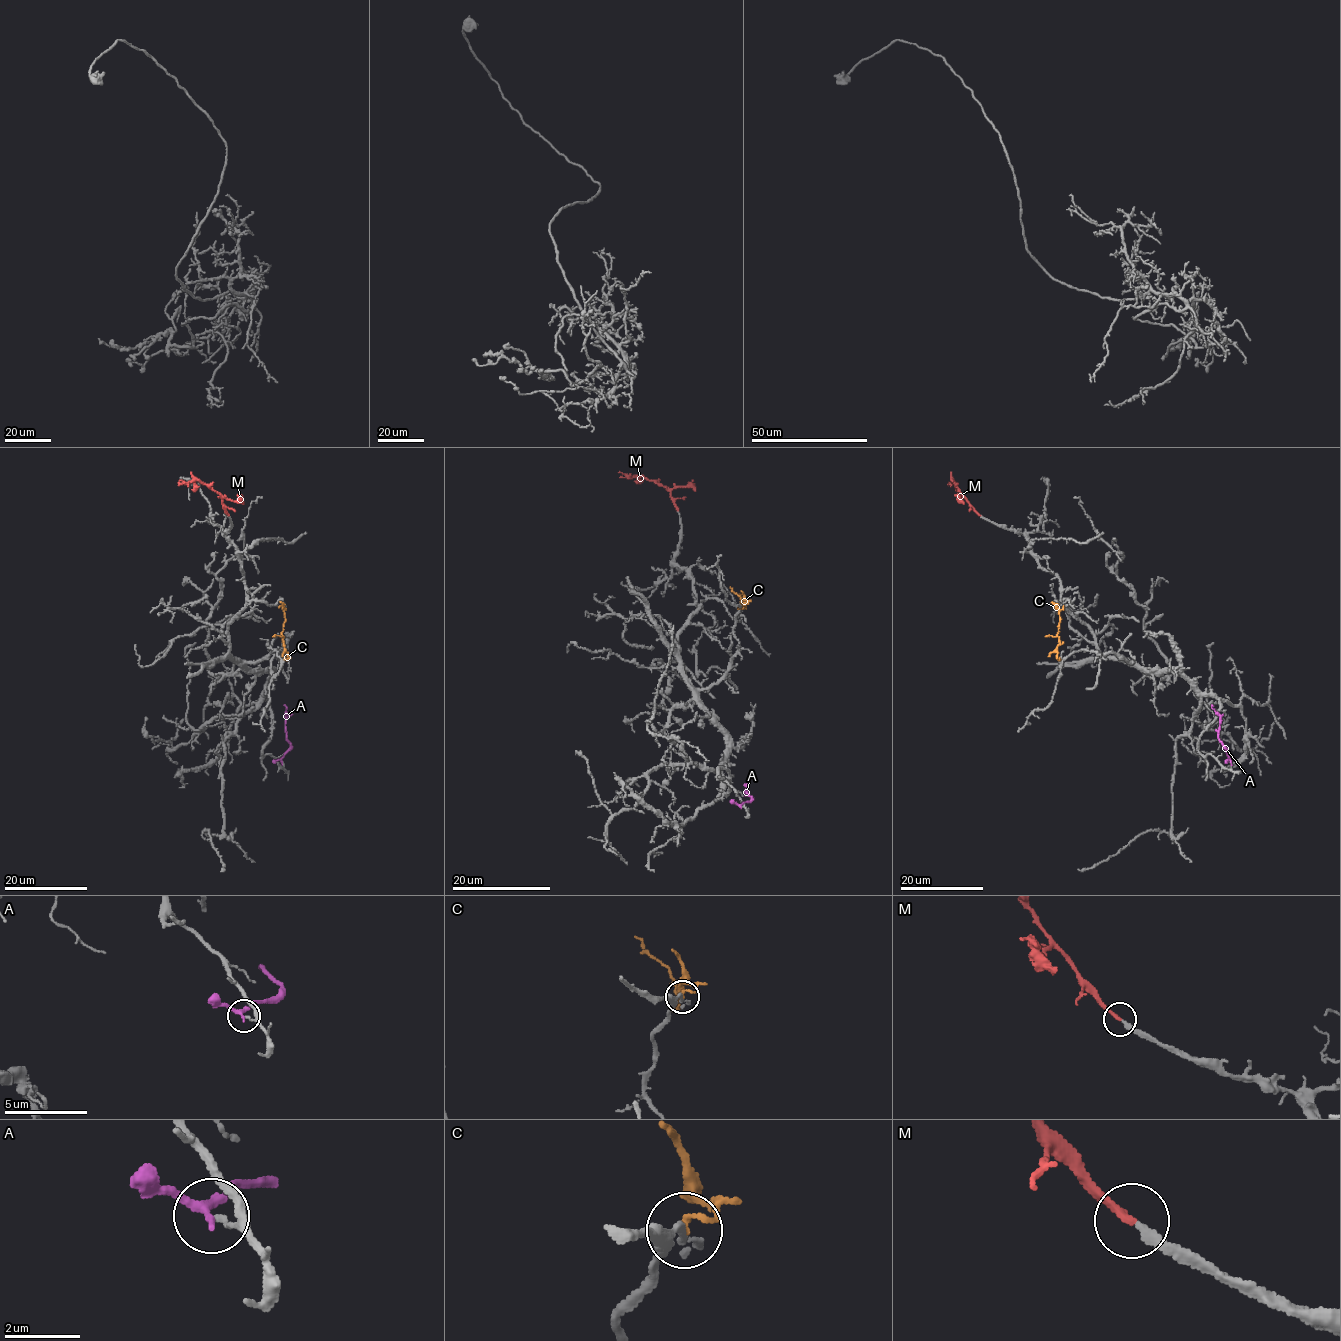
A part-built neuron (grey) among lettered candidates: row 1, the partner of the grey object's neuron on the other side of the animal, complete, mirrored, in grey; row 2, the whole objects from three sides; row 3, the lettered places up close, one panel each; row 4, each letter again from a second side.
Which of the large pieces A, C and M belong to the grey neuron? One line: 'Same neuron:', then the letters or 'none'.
Same neuron: M

